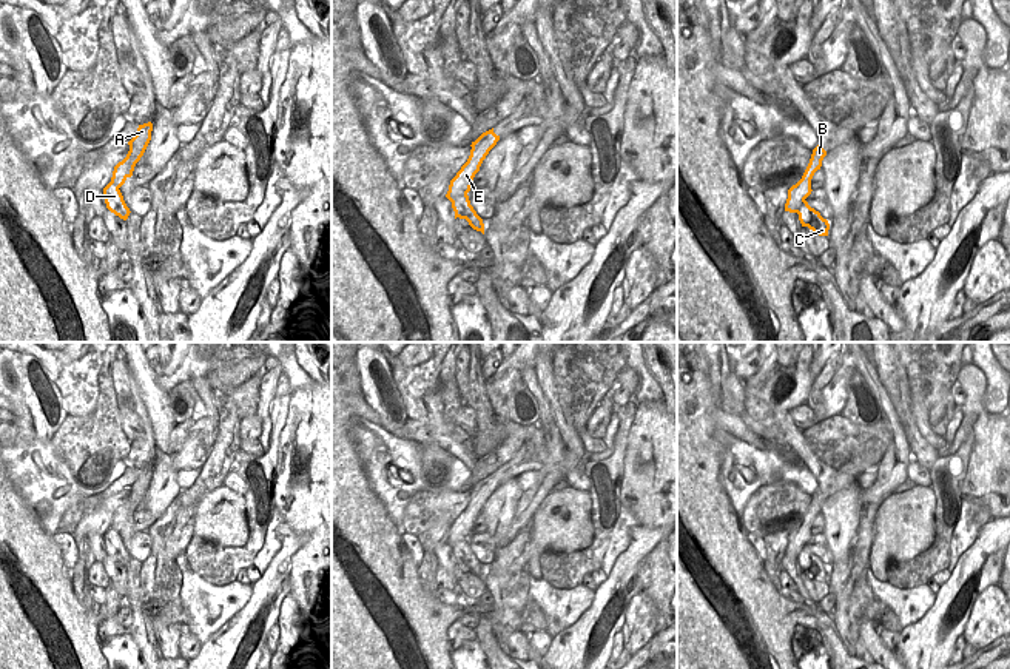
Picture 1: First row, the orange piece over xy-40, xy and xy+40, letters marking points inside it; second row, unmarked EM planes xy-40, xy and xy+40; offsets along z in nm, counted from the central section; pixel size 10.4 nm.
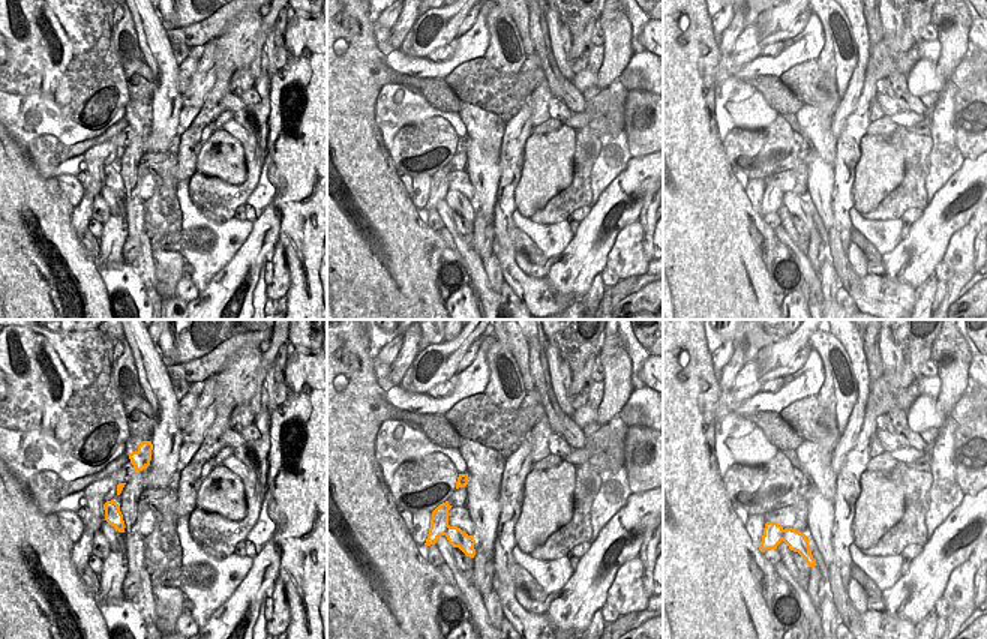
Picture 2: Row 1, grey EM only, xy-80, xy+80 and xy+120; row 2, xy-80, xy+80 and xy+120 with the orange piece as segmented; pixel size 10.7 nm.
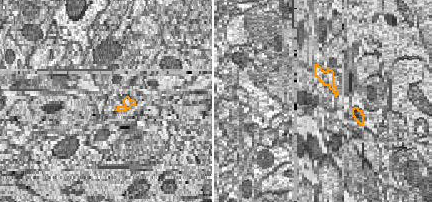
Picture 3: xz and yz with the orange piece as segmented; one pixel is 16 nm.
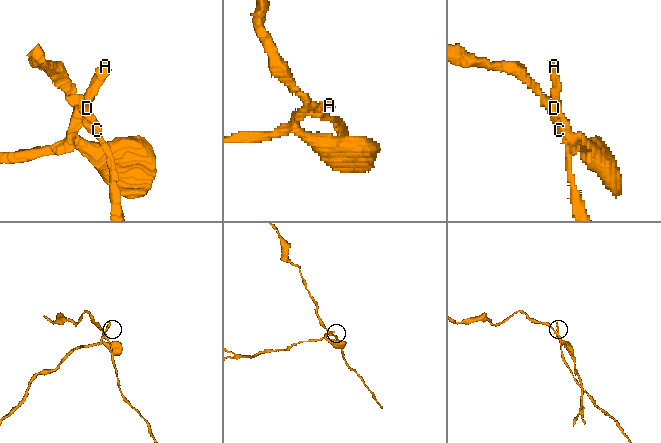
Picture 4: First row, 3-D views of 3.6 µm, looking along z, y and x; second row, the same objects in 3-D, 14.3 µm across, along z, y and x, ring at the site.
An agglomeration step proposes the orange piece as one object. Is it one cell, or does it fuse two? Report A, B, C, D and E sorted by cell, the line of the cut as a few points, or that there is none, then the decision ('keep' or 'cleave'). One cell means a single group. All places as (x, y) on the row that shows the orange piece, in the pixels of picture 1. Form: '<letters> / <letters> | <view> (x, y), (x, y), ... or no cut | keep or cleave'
A B E / C D | xy (466, 193), (451, 201) | cleave

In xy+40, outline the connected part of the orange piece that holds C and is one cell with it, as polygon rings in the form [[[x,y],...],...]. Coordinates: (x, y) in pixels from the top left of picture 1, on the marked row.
[[[806,200],[800,205],[797,214],[802,227],[808,227],[819,236],[828,236],[828,220],[823,219],[819,211],[811,208]]]

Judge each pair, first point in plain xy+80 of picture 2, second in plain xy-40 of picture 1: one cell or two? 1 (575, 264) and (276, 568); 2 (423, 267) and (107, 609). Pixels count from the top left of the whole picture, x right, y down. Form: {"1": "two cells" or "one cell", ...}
{"1": "one cell", "2": "two cells"}

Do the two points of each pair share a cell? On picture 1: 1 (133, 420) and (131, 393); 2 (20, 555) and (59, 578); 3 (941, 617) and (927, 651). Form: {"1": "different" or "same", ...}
{"1": "different", "2": "same", "3": "same"}

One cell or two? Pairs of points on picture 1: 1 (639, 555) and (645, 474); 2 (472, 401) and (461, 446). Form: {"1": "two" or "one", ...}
{"1": "two", "2": "two"}

